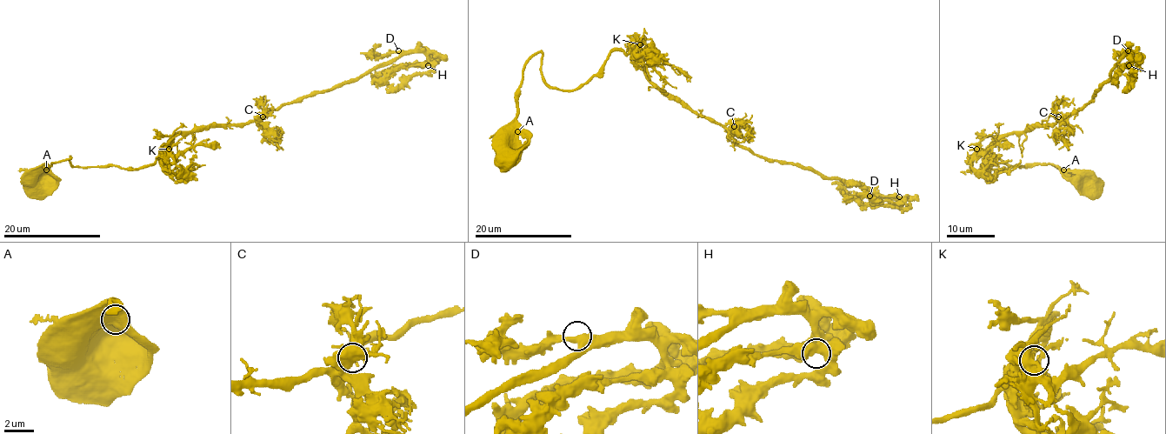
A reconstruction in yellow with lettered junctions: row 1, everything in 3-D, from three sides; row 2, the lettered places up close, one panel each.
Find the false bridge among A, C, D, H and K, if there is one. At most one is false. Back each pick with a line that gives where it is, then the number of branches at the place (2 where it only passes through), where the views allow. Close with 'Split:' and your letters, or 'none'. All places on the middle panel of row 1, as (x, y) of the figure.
Split: none

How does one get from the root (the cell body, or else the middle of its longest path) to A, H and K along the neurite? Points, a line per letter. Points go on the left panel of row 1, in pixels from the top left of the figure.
A: (34, 183), (33, 179), (46, 170)
H: (34, 183), (70, 157), (150, 166), (178, 133), (243, 126), (408, 53), (428, 65)
K: (34, 183), (33, 179), (45, 164), (70, 157), (70, 163), (80, 167), (139, 169), (151, 166), (169, 149)

